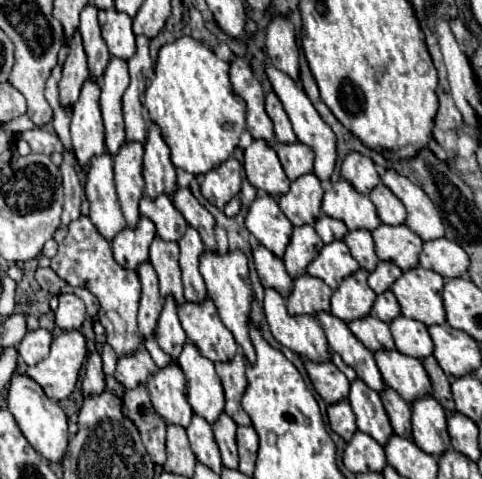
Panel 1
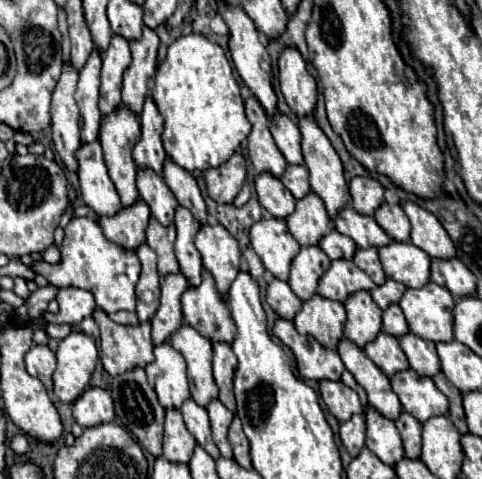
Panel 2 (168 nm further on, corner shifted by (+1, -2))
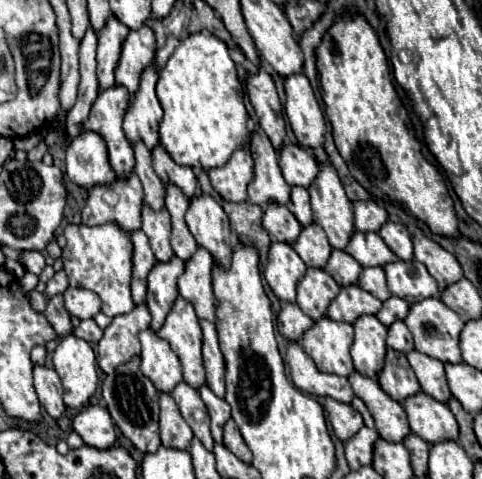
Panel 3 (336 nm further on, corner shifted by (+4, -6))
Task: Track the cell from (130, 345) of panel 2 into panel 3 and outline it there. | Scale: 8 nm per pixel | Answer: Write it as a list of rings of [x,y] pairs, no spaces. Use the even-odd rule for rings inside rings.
[[[138,304],[132,312],[116,316],[98,342],[98,366],[110,374],[116,366],[140,354],[138,332],[150,327],[151,314],[146,304]]]

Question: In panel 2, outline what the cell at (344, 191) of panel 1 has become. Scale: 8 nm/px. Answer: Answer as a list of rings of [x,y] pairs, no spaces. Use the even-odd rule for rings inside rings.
[[[345,206],[333,218],[333,226],[337,232],[353,238],[359,248],[369,248],[369,246],[381,248],[391,242],[391,238],[383,232],[383,228],[379,228],[373,216],[359,214],[351,206]]]

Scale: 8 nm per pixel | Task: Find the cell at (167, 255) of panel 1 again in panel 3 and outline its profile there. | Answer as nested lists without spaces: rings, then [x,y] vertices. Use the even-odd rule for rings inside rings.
[[[144,204],[144,208],[142,208],[142,232],[148,236],[150,248],[156,256],[156,260],[166,262],[174,256],[174,252],[170,248],[170,216],[168,216],[166,208],[156,212]]]

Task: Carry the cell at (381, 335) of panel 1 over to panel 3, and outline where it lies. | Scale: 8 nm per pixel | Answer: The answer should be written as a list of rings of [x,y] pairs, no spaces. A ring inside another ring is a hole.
[[[388,350],[386,364],[378,382],[382,390],[396,402],[404,402],[406,398],[420,392],[420,382],[416,380],[416,374],[412,372],[406,356],[396,350]]]

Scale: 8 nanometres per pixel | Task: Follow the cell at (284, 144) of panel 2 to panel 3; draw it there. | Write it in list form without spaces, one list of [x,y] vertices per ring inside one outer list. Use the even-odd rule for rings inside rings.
[[[292,144],[284,146],[278,152],[278,158],[280,158],[280,168],[284,174],[284,180],[290,186],[308,188],[320,172],[316,158],[310,158],[310,154],[300,146],[292,146]]]

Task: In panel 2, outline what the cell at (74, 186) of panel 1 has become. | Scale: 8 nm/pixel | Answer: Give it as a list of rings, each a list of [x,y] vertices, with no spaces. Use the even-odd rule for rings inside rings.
[[[71,64],[63,66],[63,74],[53,90],[51,102],[51,118],[53,118],[53,146],[61,164],[69,172],[77,172],[79,164],[75,160],[75,152],[79,150],[79,108],[75,104],[75,86],[77,86],[77,72]]]

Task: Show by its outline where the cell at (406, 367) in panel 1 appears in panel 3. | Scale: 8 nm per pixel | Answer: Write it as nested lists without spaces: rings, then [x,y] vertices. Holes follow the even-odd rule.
[[[420,392],[402,402],[402,406],[408,414],[410,430],[428,444],[440,444],[440,440],[458,440],[458,422],[446,404]]]

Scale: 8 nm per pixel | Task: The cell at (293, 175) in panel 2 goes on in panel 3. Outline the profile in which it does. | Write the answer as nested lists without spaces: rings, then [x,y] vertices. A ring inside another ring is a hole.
[[[294,186],[292,188],[290,212],[296,216],[296,220],[300,222],[302,228],[306,228],[308,224],[314,222],[312,208],[310,208],[310,196],[308,196],[308,190],[306,188],[300,188],[300,186]]]

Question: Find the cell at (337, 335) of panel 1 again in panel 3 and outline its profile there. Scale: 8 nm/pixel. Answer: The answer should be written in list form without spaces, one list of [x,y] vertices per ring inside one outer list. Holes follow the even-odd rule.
[[[360,372],[350,374],[350,384],[354,388],[354,394],[366,404],[370,410],[378,434],[388,442],[402,442],[404,436],[410,434],[410,424],[406,418],[406,412],[402,404],[392,400],[378,382],[362,376]]]

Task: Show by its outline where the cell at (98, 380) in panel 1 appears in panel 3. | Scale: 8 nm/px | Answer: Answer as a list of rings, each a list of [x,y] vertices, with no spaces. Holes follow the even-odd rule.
[[[86,406],[76,418],[74,418],[74,430],[80,434],[86,446],[108,450],[116,442],[116,432],[112,418],[106,408],[102,406]]]

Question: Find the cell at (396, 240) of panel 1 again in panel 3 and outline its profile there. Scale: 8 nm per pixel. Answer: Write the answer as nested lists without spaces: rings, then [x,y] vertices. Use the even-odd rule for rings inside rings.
[[[412,260],[412,262],[392,262],[384,266],[388,288],[394,296],[400,296],[408,300],[410,304],[416,304],[426,298],[434,298],[438,294],[436,280],[428,274],[426,266]]]

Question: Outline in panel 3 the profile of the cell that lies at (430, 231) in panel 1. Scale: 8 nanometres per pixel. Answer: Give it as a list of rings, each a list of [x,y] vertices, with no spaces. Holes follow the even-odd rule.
[[[420,230],[414,234],[414,258],[422,262],[428,268],[430,276],[438,282],[438,292],[444,292],[448,284],[464,278],[458,260],[440,244],[428,240]]]

